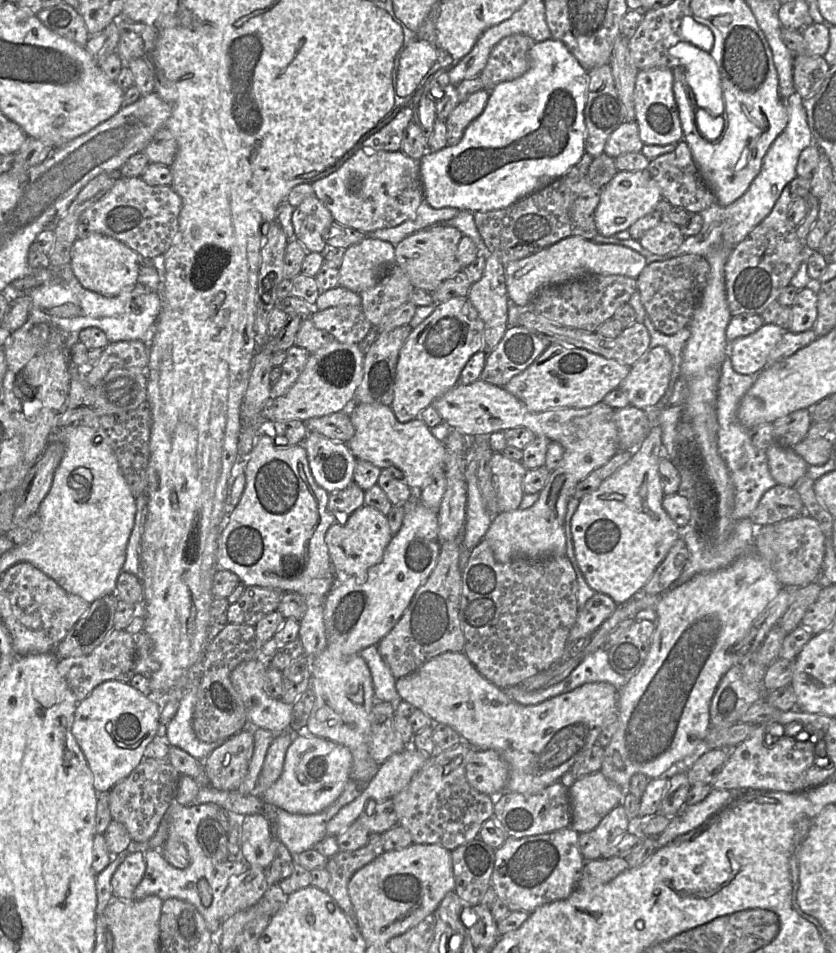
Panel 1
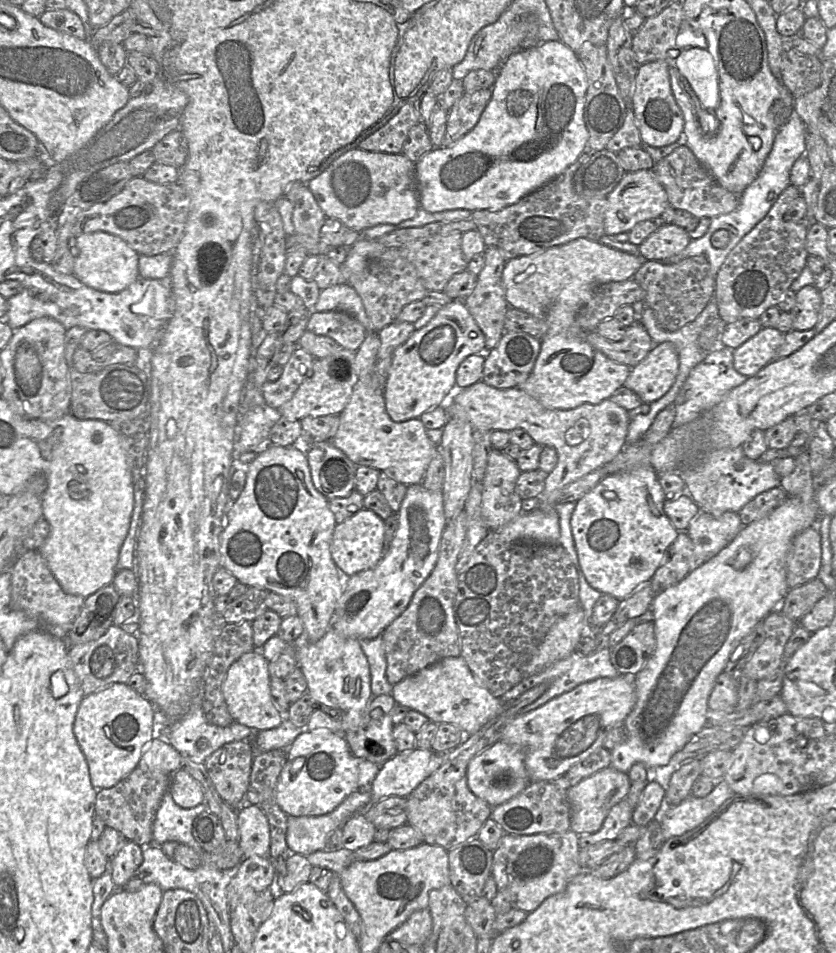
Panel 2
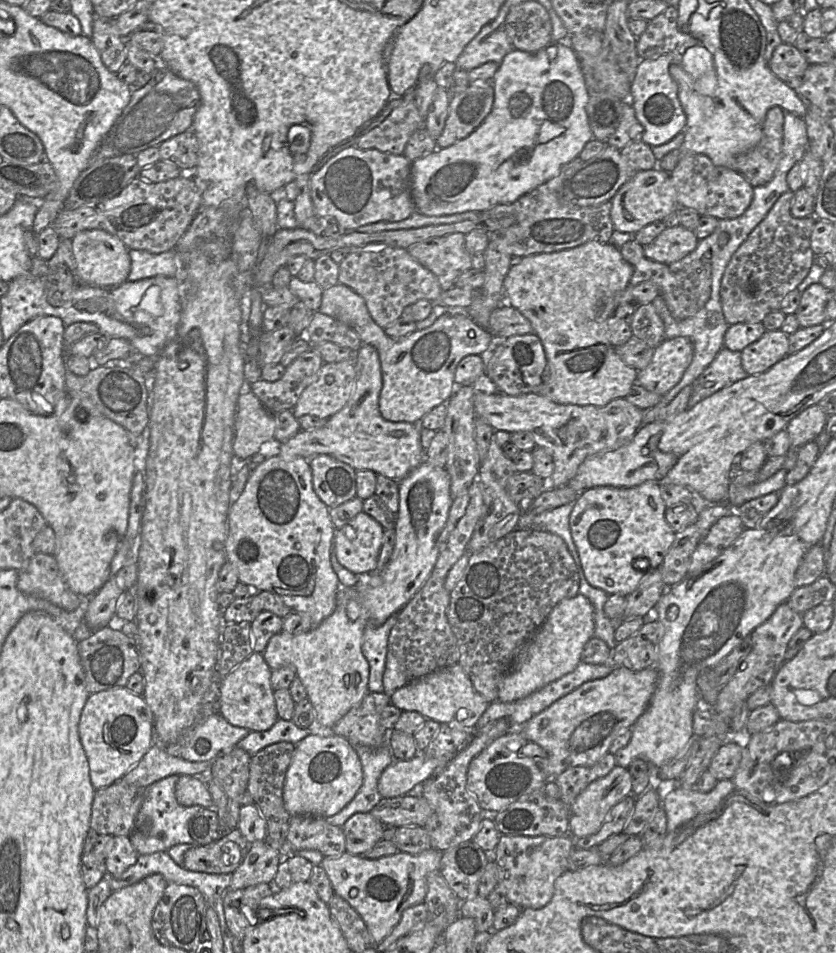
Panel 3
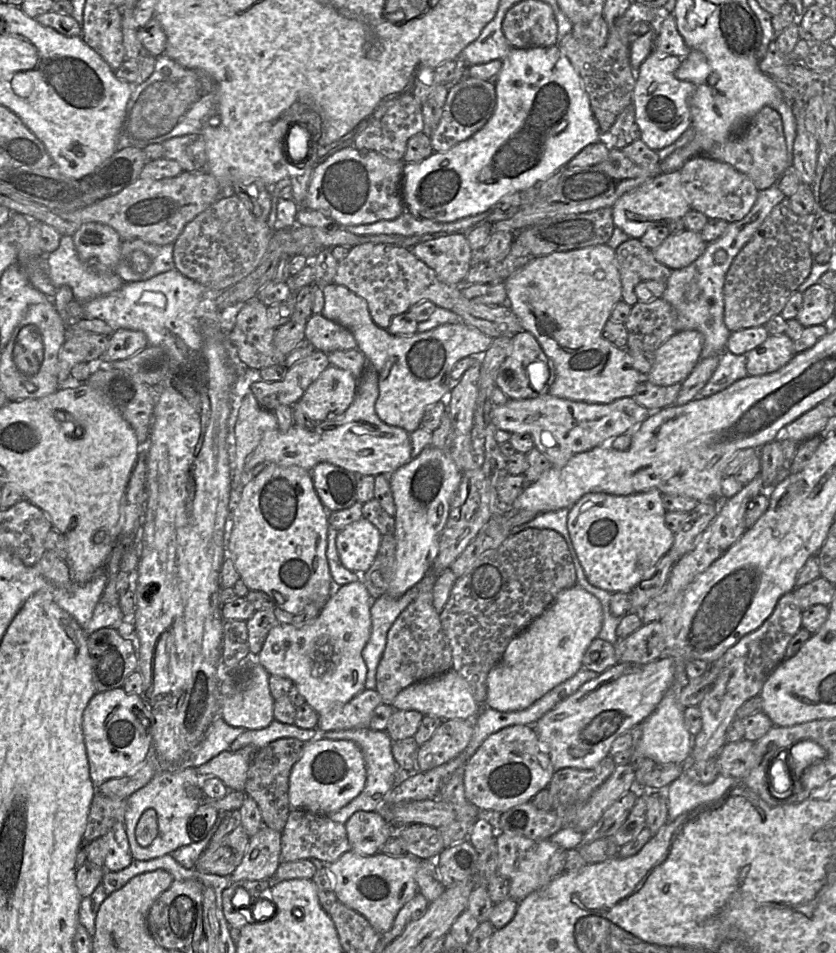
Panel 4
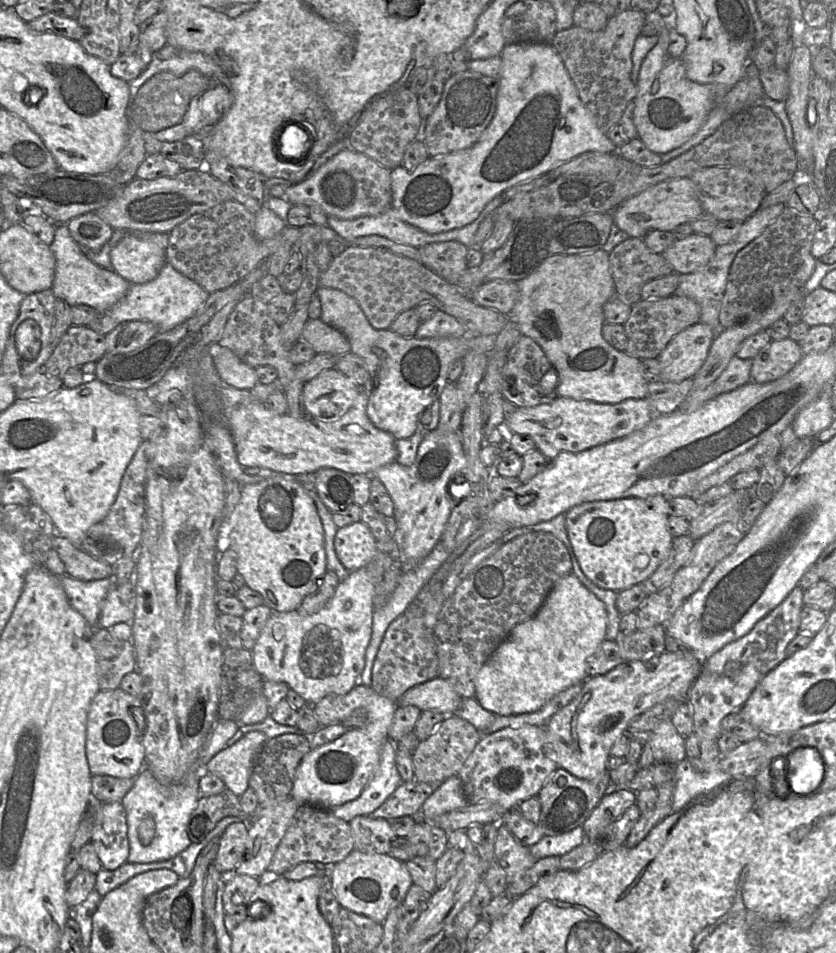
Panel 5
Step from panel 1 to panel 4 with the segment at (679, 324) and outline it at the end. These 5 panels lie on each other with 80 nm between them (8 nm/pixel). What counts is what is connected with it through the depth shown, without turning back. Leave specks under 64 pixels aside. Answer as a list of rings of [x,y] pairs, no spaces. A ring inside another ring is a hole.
[[[629,238],[616,250],[616,264],[622,286],[622,300],[633,307],[638,303],[635,287],[648,280],[666,280],[672,270],[655,259],[653,250],[637,238]]]

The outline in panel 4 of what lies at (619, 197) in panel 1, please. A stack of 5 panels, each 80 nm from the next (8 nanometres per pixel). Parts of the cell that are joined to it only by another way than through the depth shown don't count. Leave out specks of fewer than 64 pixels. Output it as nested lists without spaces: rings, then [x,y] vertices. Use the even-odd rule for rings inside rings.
[[[679,171],[659,173],[635,190],[622,195],[612,207],[614,228],[617,227],[631,238],[640,239],[645,232],[656,226],[669,227],[690,210],[682,189]]]

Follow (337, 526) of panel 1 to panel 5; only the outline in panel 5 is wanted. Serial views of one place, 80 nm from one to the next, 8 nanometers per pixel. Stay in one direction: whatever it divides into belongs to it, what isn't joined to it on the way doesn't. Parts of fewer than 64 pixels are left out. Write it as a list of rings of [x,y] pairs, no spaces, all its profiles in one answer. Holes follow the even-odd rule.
[[[362,521],[338,528],[334,547],[341,564],[348,571],[366,567],[374,556],[376,540]]]

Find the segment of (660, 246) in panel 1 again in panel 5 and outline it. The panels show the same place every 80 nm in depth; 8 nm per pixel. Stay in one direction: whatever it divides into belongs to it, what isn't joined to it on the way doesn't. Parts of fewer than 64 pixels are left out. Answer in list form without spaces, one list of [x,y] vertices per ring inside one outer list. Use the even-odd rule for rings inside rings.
[[[693,232],[683,239],[676,239],[661,255],[674,272],[688,274],[705,266],[716,246],[710,236]]]

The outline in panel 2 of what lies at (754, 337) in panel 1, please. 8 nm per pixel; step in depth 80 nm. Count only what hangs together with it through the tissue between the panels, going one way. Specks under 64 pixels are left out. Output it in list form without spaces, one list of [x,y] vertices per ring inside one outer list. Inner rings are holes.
[[[774,327],[761,330],[733,350],[733,363],[737,372],[747,377],[754,376],[777,358],[785,334]]]

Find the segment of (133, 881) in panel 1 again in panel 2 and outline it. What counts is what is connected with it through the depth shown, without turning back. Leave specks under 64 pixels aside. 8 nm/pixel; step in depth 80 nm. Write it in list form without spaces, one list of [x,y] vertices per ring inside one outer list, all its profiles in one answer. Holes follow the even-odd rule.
[[[126,841],[117,853],[109,858],[112,879],[117,888],[123,887],[143,862],[142,848],[132,841]]]

